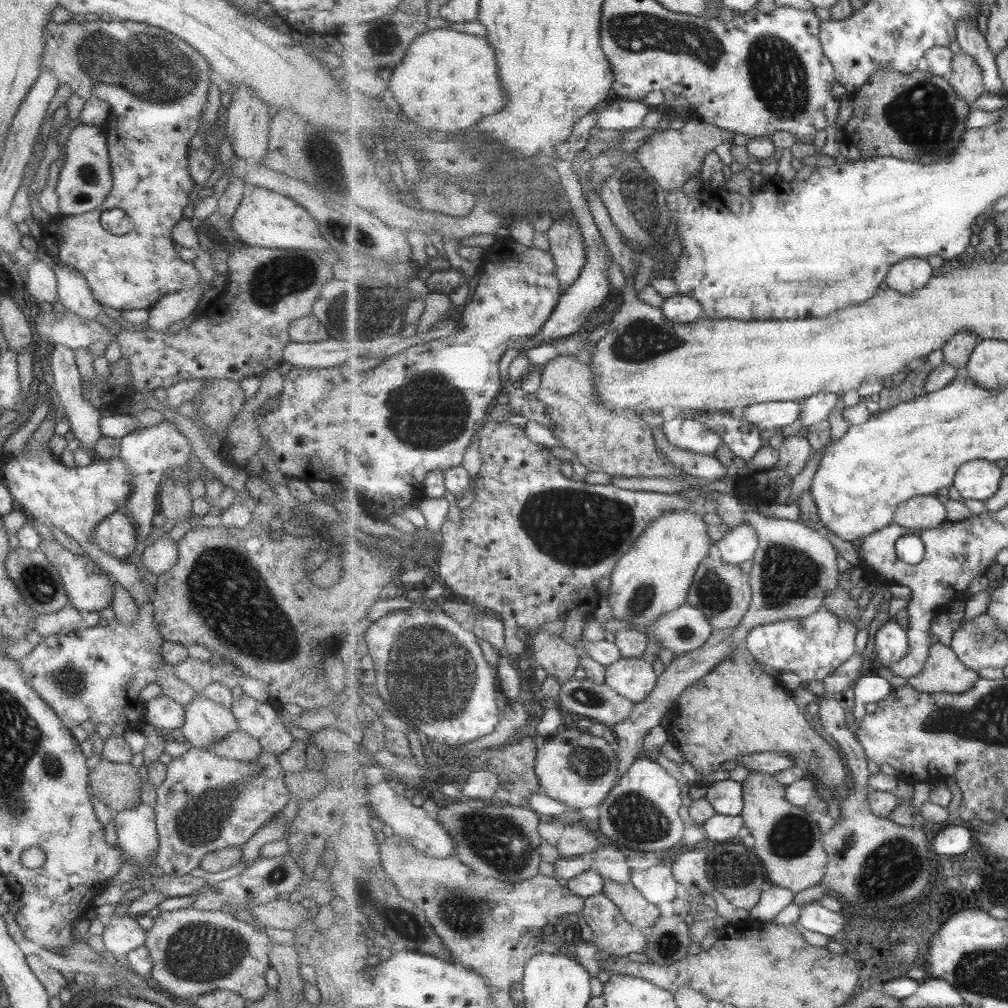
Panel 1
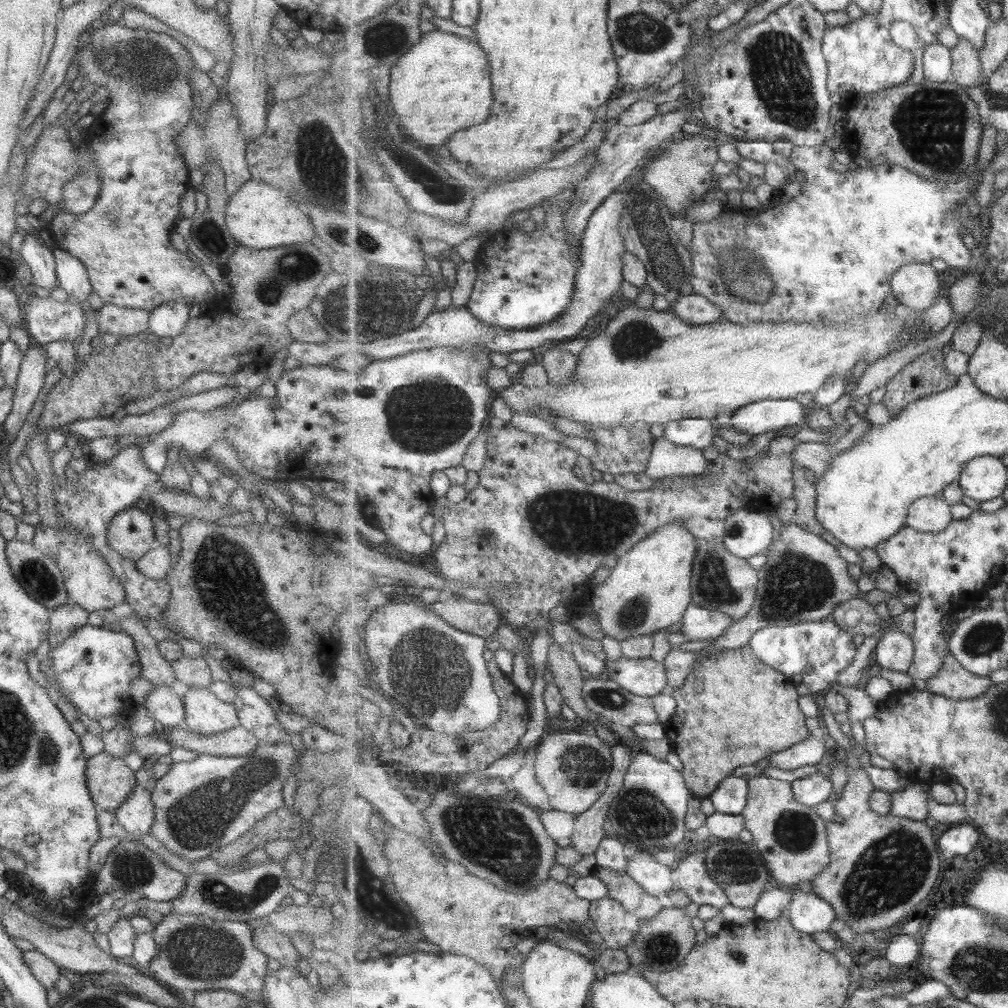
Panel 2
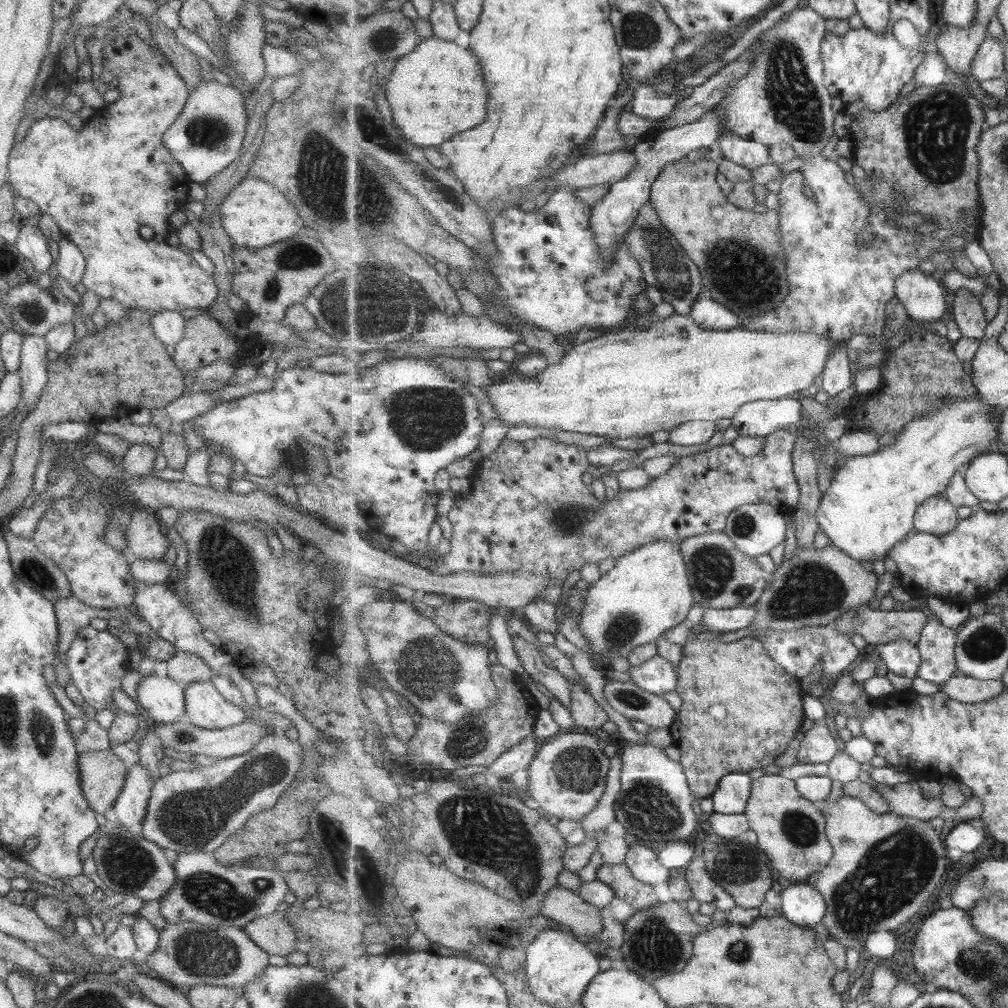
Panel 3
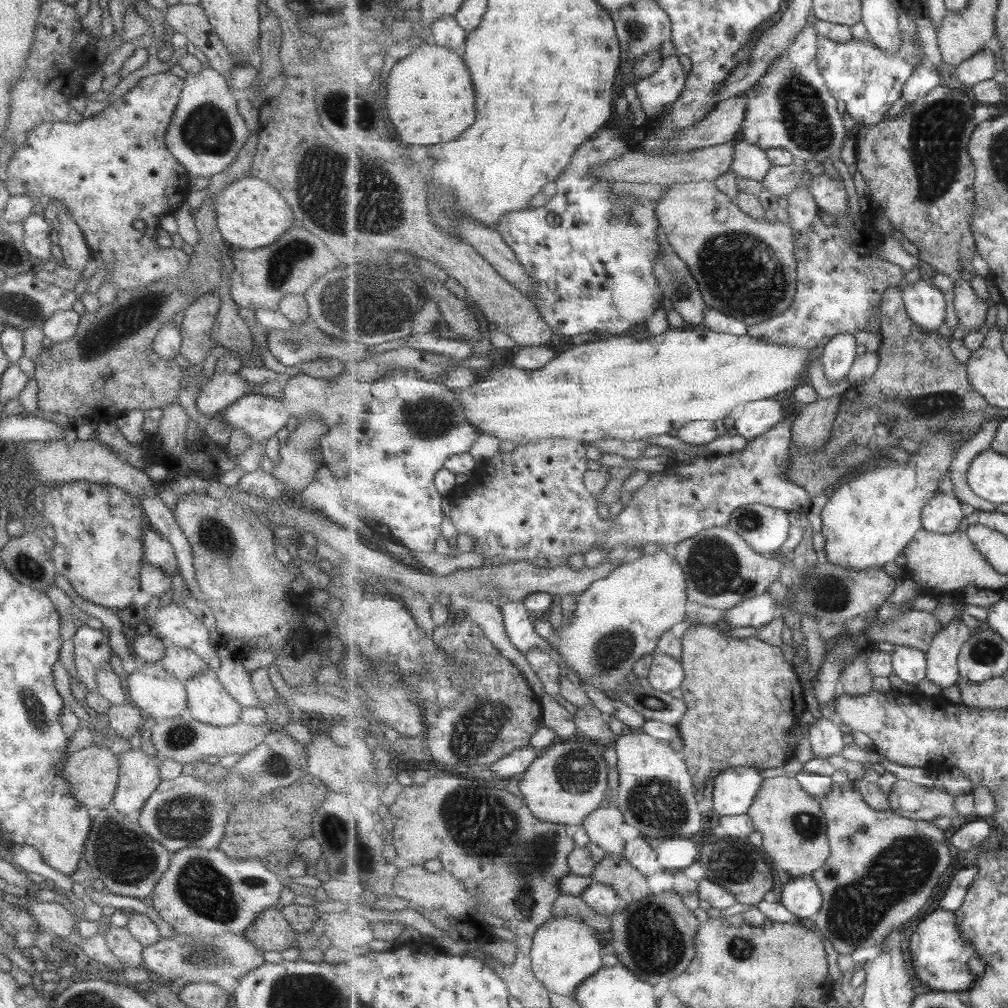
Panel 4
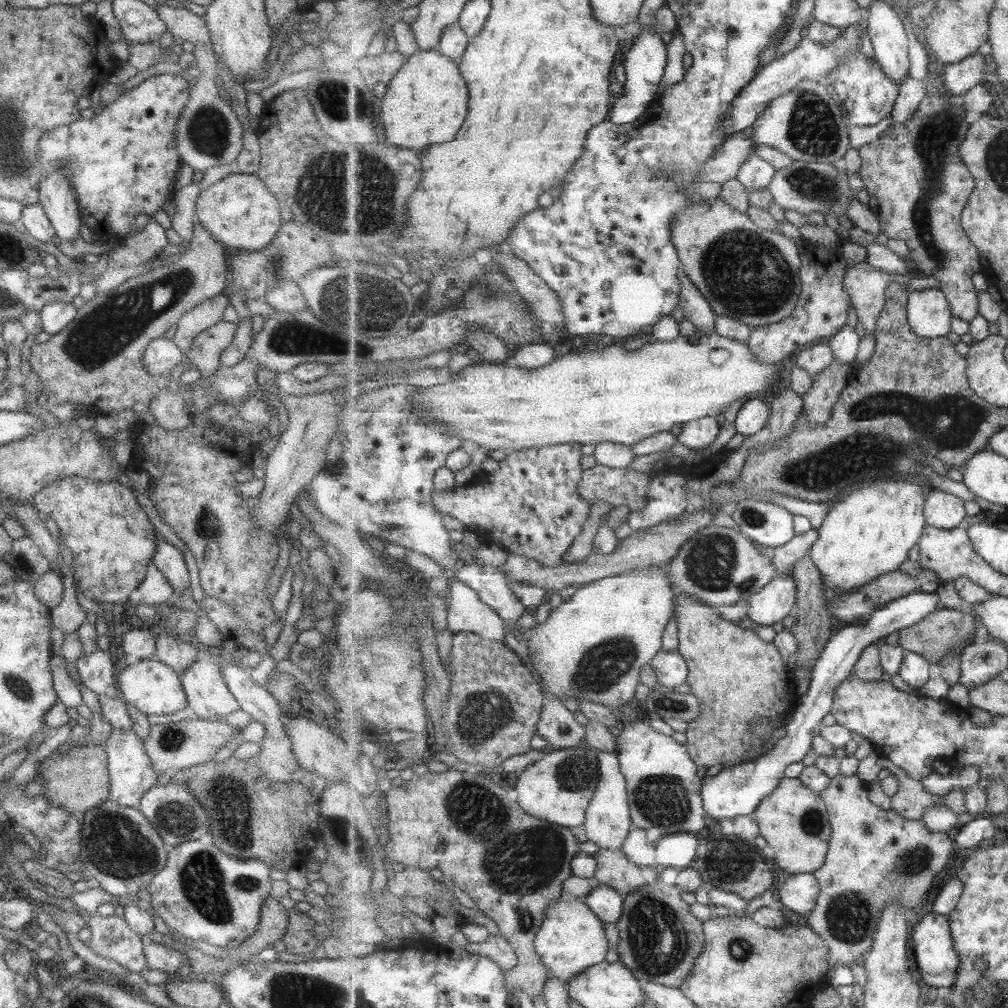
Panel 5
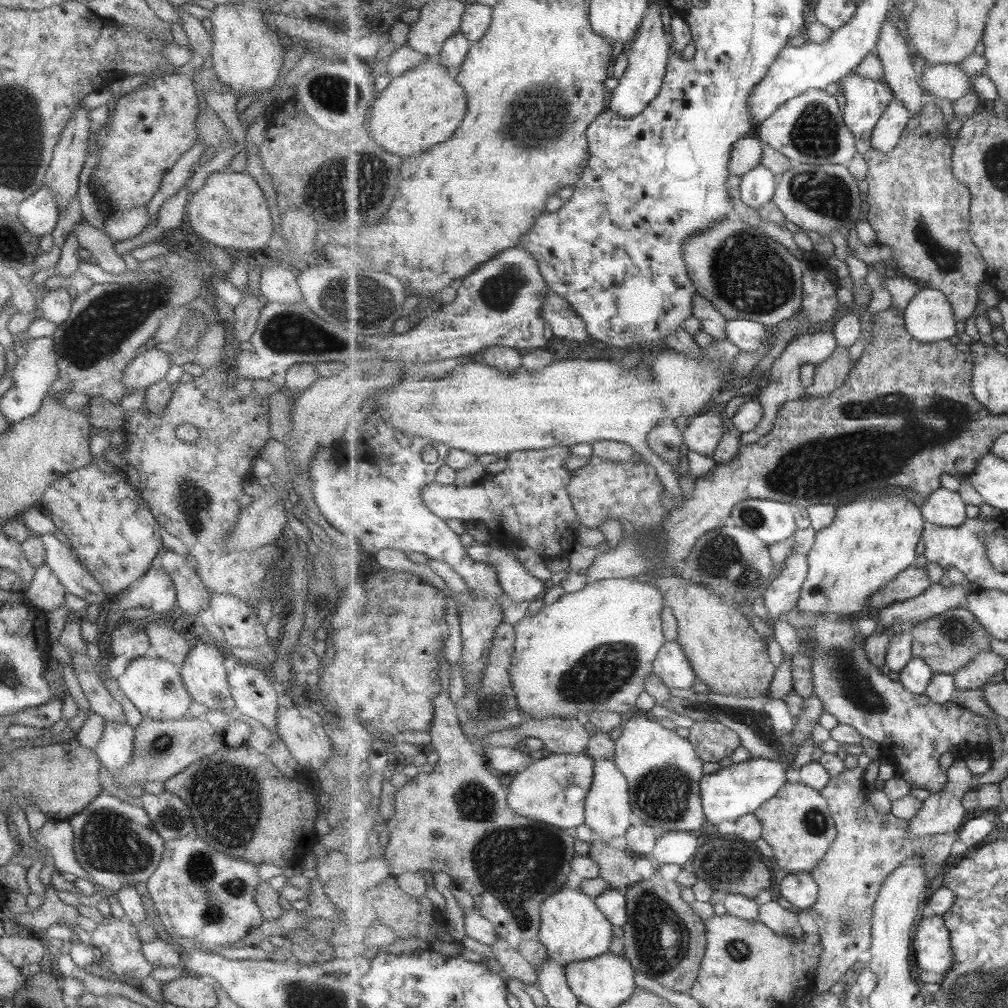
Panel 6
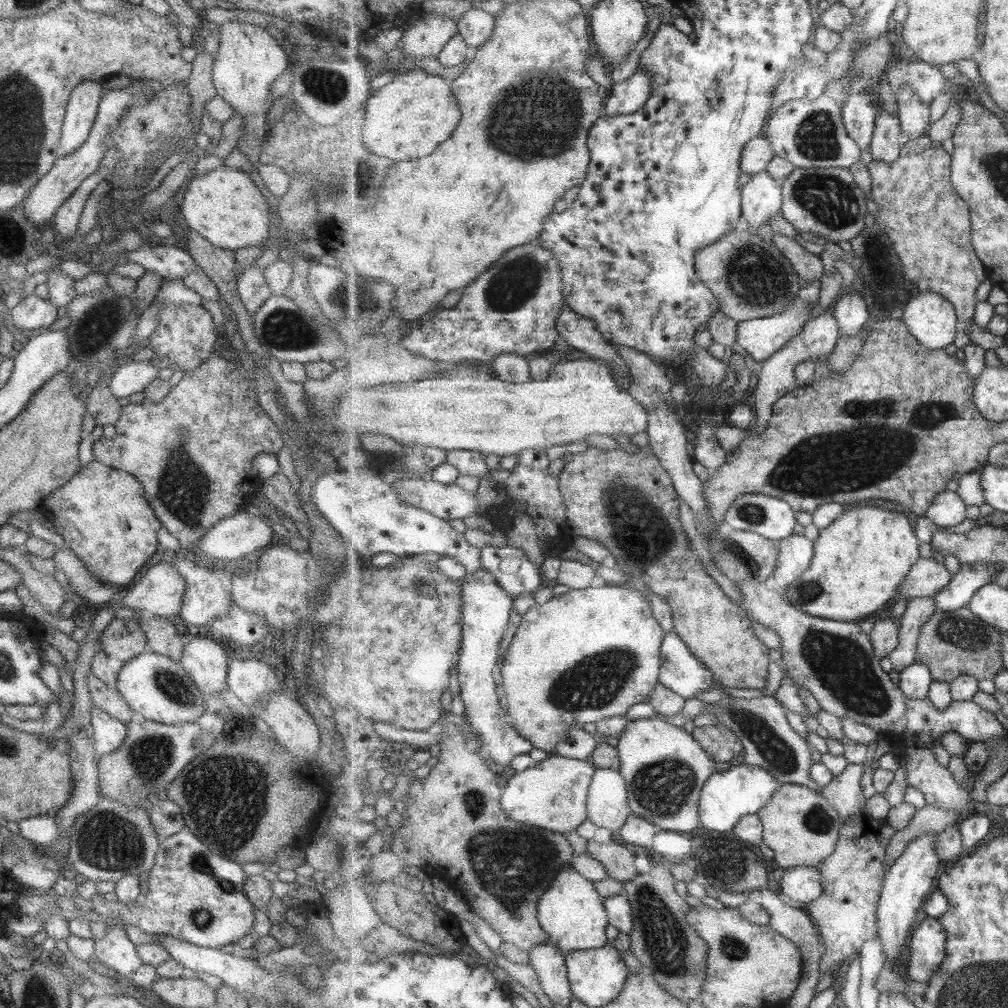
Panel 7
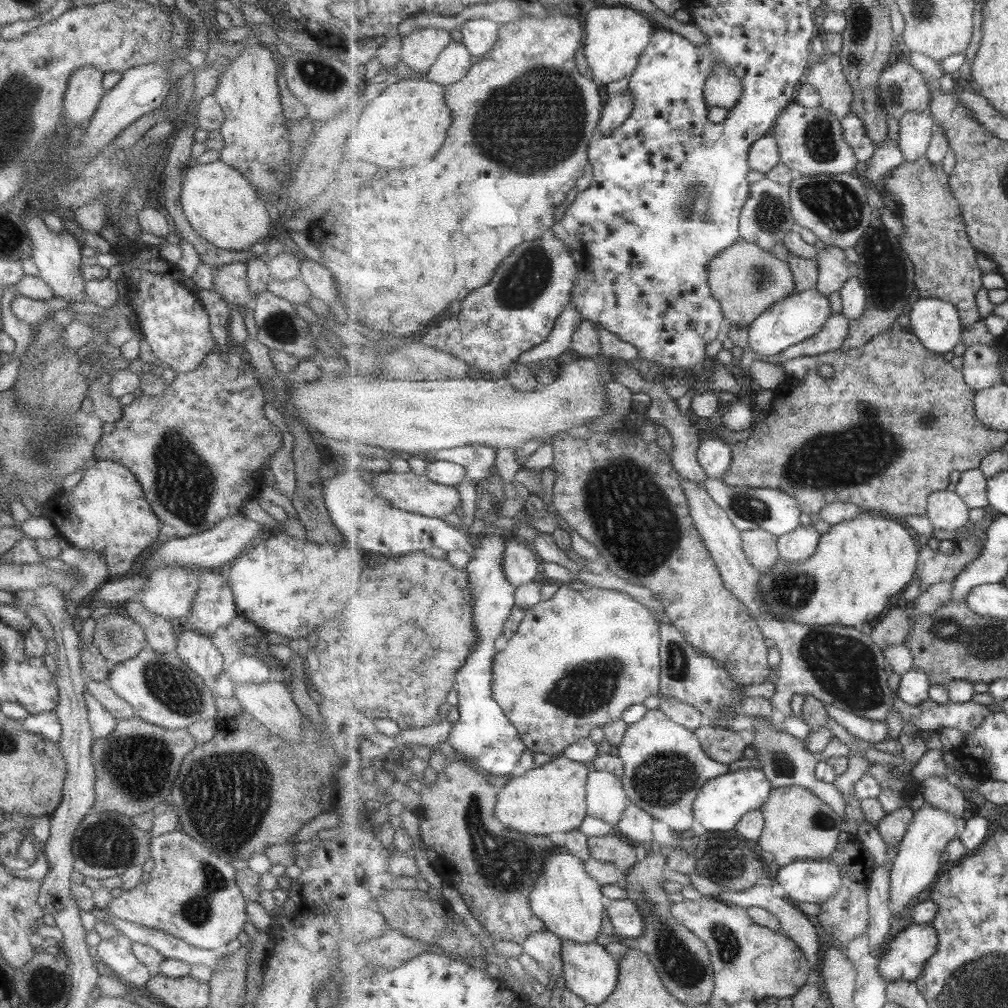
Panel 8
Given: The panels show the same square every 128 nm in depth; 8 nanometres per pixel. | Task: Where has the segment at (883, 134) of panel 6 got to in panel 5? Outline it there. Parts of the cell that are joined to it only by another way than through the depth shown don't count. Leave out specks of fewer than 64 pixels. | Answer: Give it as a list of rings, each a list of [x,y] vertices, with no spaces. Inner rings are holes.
[[[910,76],[905,83],[901,84],[899,96],[890,114],[892,117],[891,125],[905,124],[913,118],[923,99],[929,96],[927,91],[929,91],[929,83],[931,82],[931,79],[923,81]]]

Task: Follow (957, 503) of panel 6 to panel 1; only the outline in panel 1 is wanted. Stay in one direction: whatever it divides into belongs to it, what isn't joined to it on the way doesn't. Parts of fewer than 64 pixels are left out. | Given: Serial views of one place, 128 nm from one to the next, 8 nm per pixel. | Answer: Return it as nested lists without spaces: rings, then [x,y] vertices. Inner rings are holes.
[[[937,495],[916,496],[899,505],[894,522],[908,529],[937,528],[948,520],[946,500]]]

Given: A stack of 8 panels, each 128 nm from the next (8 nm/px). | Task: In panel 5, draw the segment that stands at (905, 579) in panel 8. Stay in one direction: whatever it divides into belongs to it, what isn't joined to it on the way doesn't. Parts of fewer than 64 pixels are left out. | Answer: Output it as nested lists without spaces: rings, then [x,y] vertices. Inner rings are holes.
[[[895,477],[883,484],[861,486],[848,493],[847,497],[836,505],[830,506],[829,516],[825,519],[826,523],[819,530],[819,540],[810,550],[810,557],[822,574],[828,596],[829,593],[855,592],[862,586],[878,580],[884,574],[899,571],[903,562],[909,560],[911,548],[919,544],[928,525],[924,513],[925,505],[925,492],[918,479]]]

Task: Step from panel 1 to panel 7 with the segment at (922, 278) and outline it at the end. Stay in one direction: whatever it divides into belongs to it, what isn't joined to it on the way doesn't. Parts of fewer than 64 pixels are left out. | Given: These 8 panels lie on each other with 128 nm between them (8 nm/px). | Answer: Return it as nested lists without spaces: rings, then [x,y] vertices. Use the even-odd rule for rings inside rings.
[[[917,292],[904,308],[904,322],[923,346],[944,349],[957,338],[958,314],[942,294]]]

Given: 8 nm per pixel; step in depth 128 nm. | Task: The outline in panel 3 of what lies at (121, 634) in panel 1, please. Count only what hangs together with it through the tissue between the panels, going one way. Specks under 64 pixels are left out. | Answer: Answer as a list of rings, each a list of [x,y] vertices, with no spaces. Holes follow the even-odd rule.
[[[90,625],[80,628],[73,642],[68,646],[68,650],[65,652],[65,668],[69,670],[70,682],[83,697],[83,702],[96,711],[103,710],[109,704],[113,704],[113,690],[121,688],[121,678],[126,672],[131,671],[126,647],[117,639],[117,635],[113,636],[106,630],[96,630]]]

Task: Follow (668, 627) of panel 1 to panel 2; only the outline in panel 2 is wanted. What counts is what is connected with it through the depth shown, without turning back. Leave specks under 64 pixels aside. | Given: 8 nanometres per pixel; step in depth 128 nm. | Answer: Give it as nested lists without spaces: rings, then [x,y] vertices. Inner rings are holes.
[[[694,603],[690,606],[678,628],[688,640],[713,640],[734,625],[734,620],[715,609],[706,609]]]

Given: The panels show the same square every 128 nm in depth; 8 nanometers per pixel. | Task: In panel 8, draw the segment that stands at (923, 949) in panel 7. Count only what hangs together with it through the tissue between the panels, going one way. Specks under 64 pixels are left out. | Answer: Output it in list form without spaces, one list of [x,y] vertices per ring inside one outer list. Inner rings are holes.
[[[911,923],[894,937],[885,955],[877,960],[880,975],[888,982],[916,981],[938,946],[939,937],[932,923]]]

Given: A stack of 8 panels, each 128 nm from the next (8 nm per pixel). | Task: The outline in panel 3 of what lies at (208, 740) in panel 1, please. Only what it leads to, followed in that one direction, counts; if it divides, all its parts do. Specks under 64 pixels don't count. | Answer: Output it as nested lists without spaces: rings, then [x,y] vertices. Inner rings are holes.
[[[210,680],[185,686],[185,719],[205,730],[221,730],[246,721],[243,710],[227,702]]]

